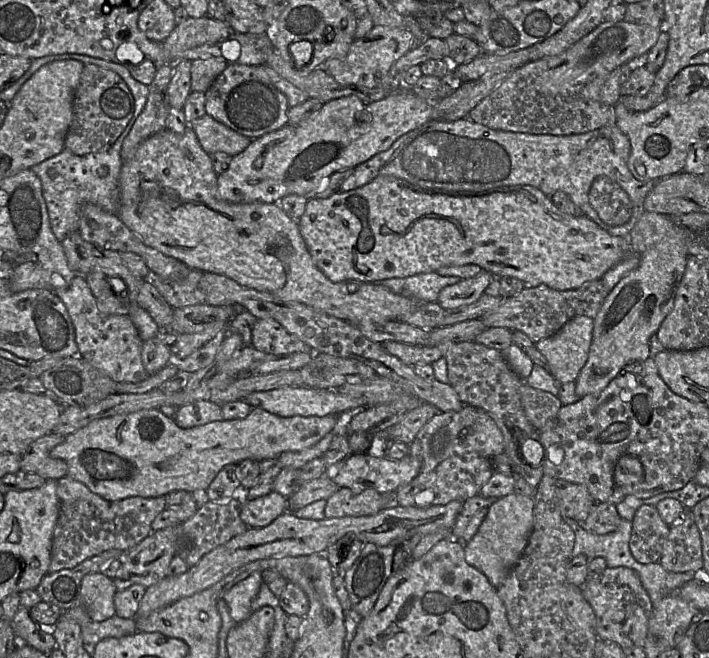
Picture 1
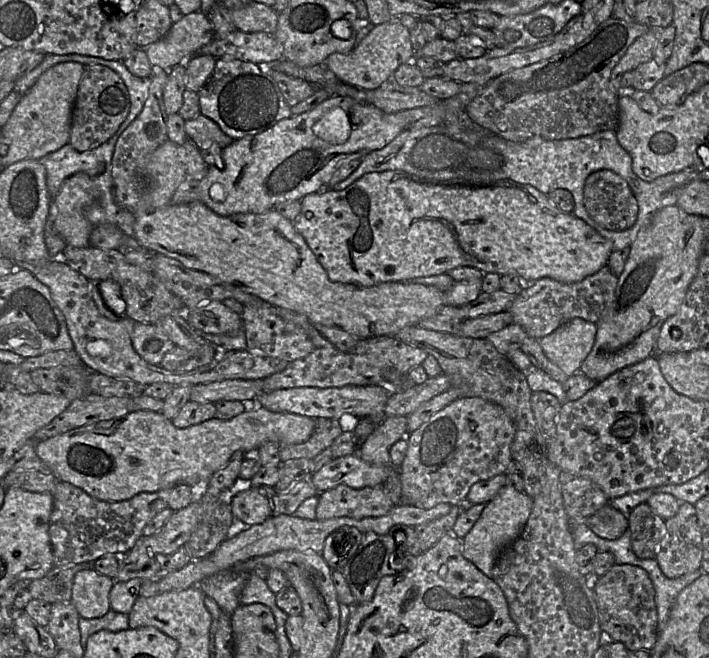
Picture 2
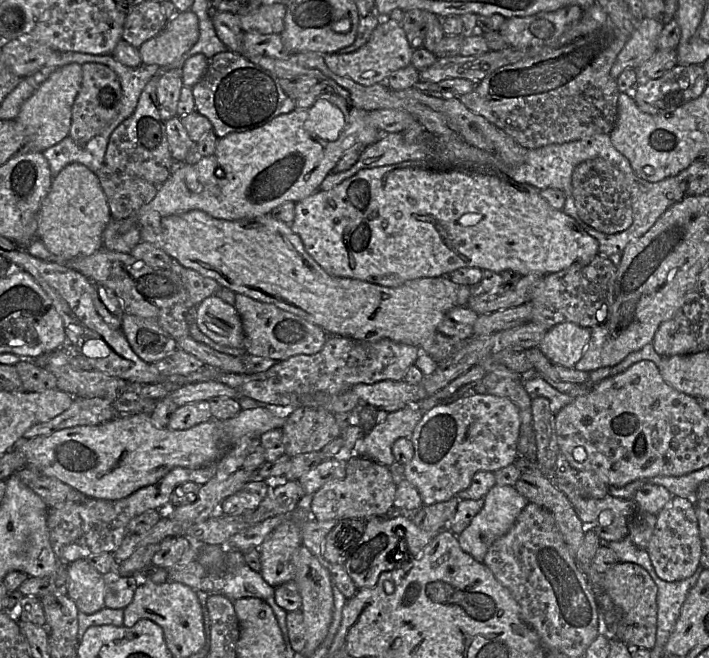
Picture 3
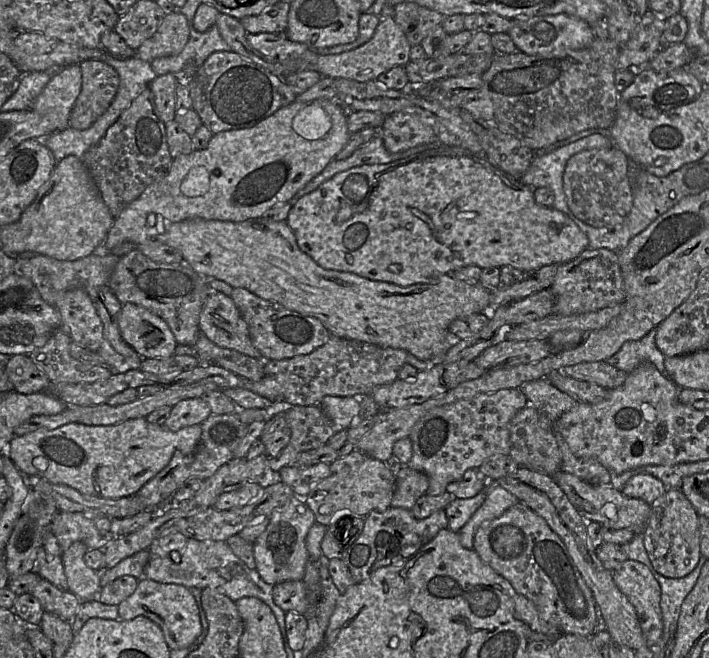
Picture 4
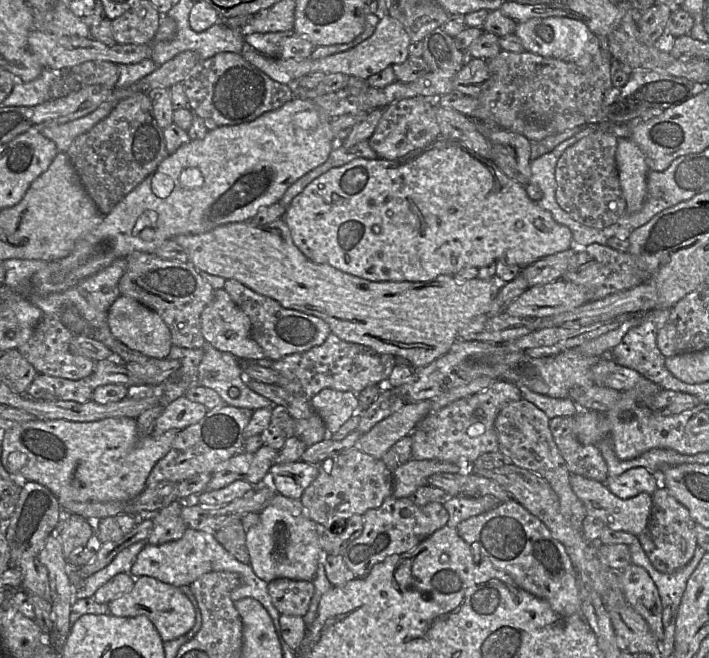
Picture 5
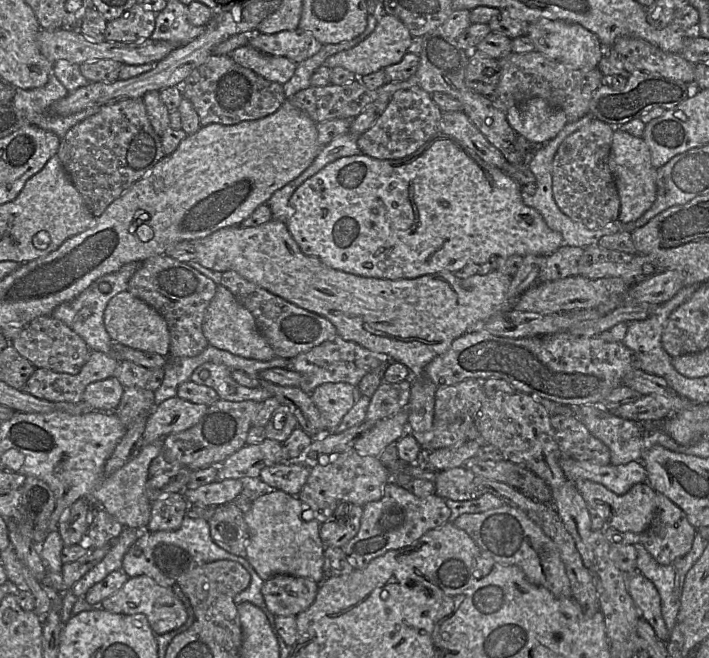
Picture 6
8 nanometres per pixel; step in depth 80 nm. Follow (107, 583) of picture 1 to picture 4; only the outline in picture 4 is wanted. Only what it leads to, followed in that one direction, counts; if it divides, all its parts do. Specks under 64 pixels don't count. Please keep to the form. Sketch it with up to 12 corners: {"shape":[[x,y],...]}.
{"shape":[[87,546],[62,552],[68,591],[81,602],[98,600],[100,573],[87,566]]}

